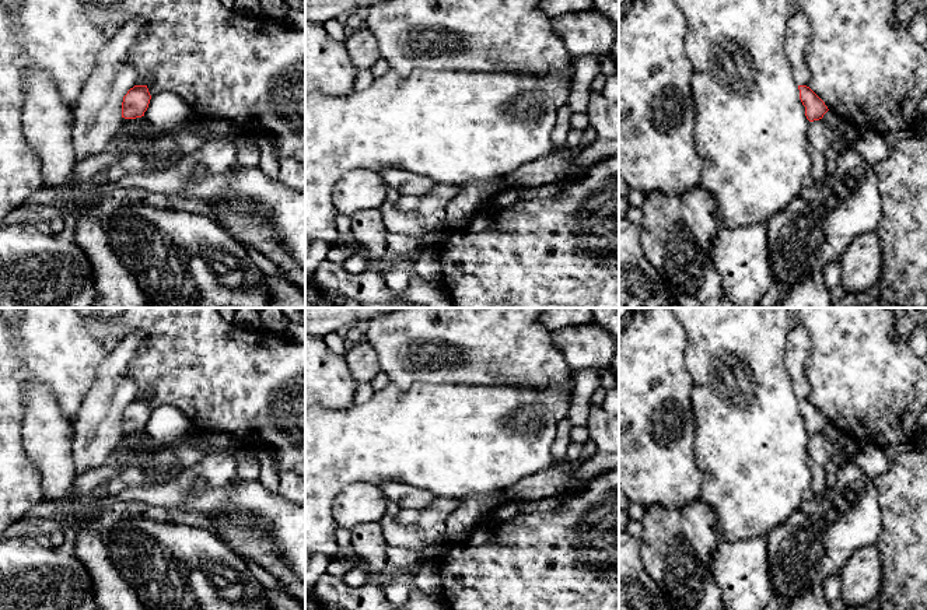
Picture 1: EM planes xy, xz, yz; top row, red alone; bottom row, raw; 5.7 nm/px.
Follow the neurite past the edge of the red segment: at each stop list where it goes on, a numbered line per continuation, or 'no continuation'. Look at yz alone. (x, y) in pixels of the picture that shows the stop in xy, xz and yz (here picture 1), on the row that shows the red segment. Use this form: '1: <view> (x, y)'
no continuation

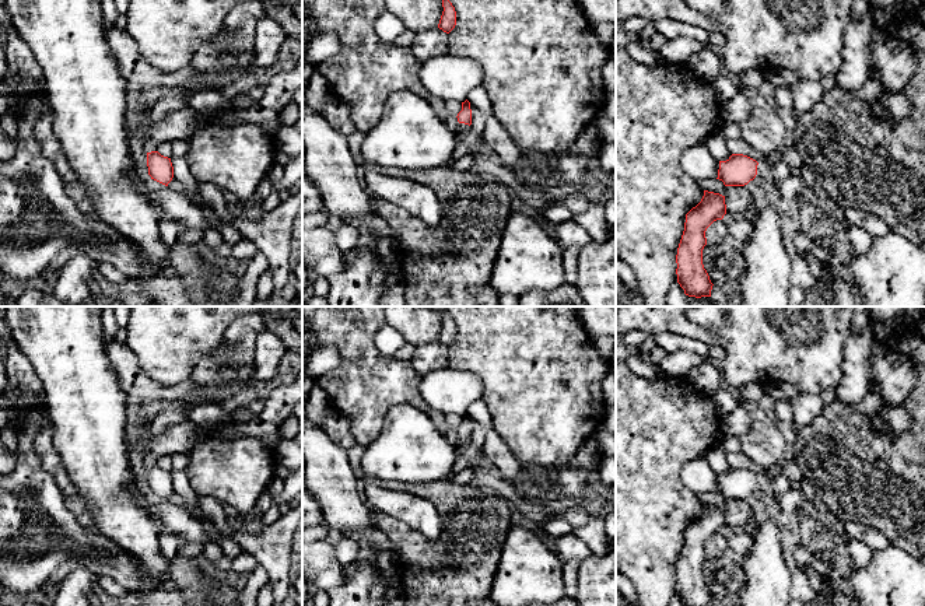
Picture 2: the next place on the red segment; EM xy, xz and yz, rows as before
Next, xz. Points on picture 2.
1: xz (463, 147)

